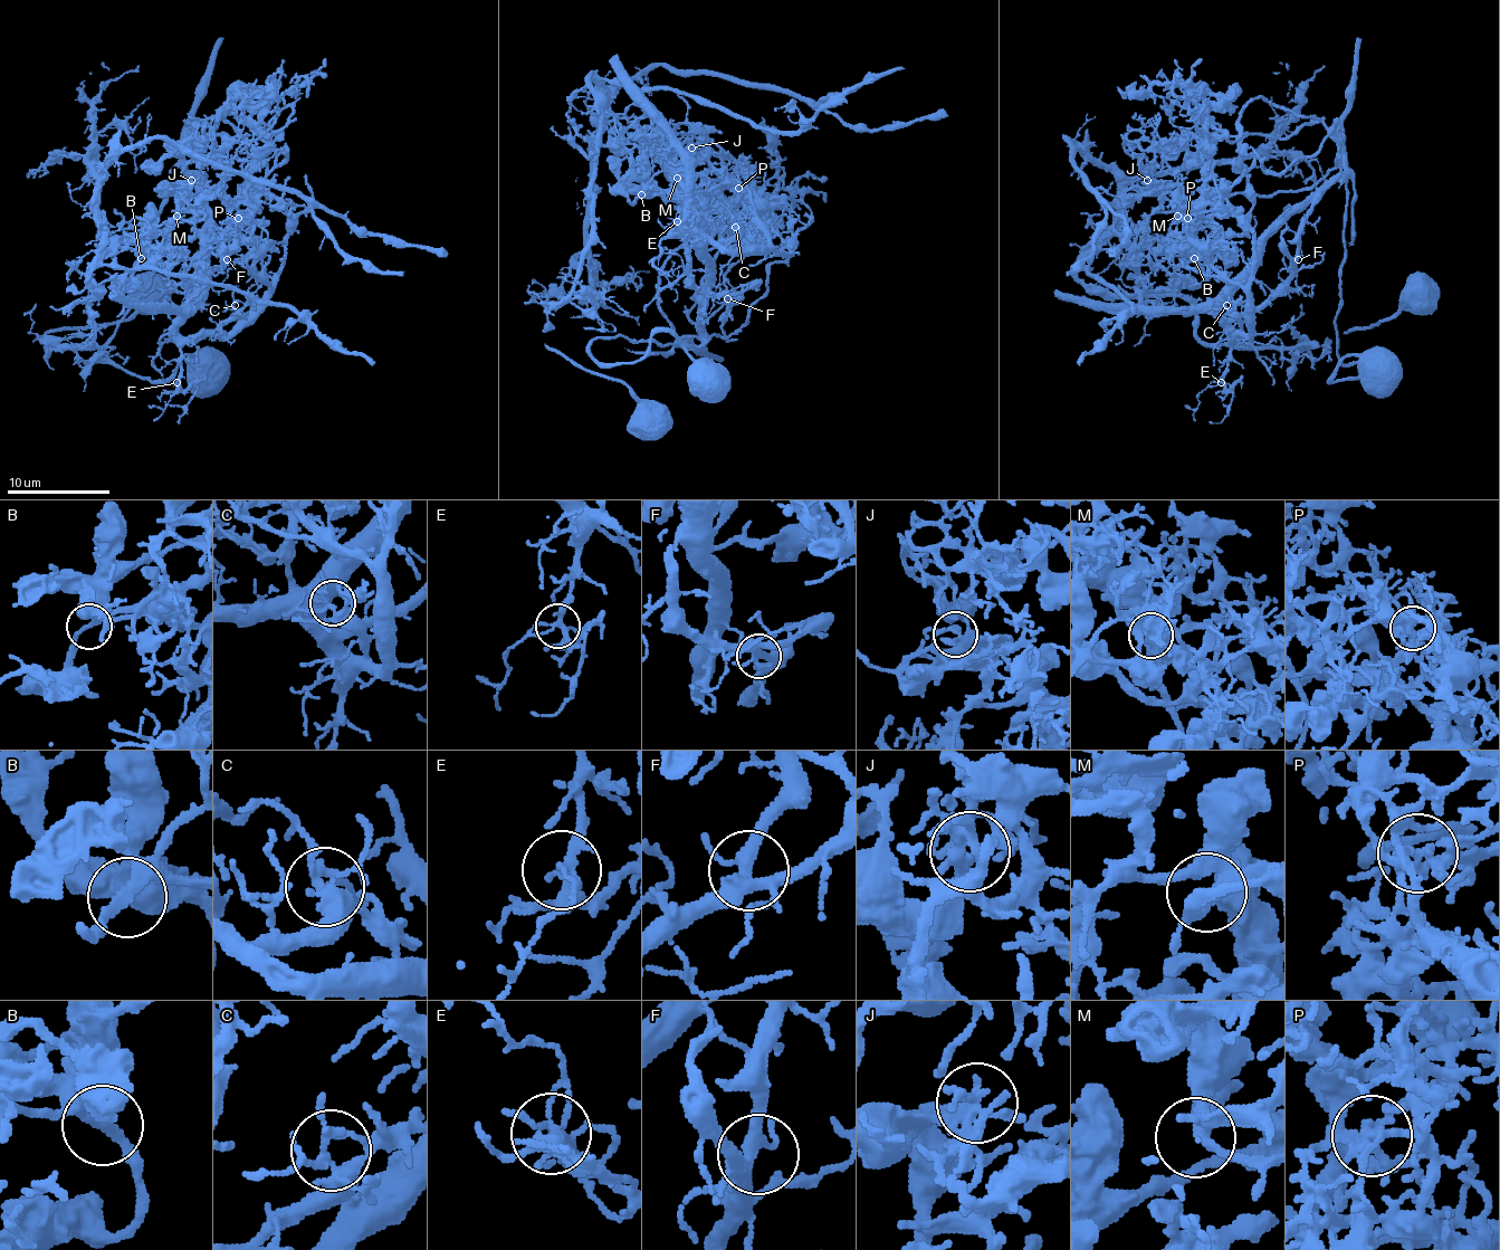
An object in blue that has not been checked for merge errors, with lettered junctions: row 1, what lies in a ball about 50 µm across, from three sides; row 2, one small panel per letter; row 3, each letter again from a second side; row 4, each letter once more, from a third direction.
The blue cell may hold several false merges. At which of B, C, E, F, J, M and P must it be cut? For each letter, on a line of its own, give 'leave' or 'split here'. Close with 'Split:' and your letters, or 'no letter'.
B: split here
C: leave
E: leave
F: leave
J: leave
M: leave
P: split here
Split: B, P

